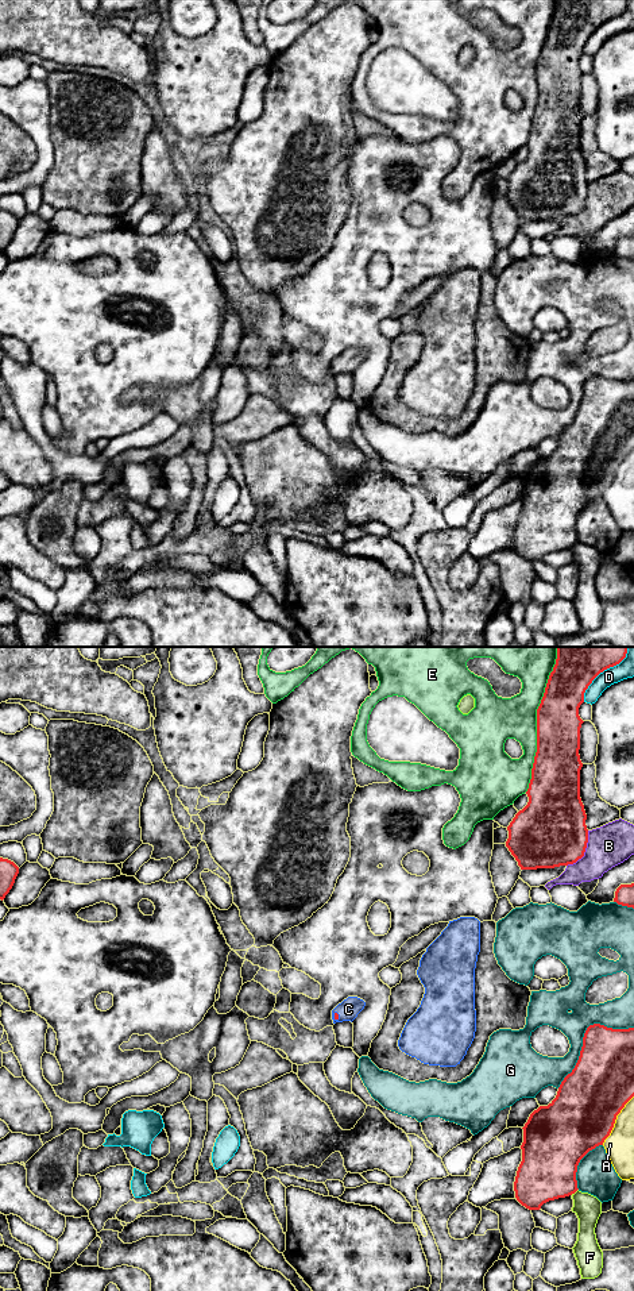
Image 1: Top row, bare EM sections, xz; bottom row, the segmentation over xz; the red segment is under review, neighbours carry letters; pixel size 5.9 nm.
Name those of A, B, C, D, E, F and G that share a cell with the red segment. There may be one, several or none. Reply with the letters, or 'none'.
C

